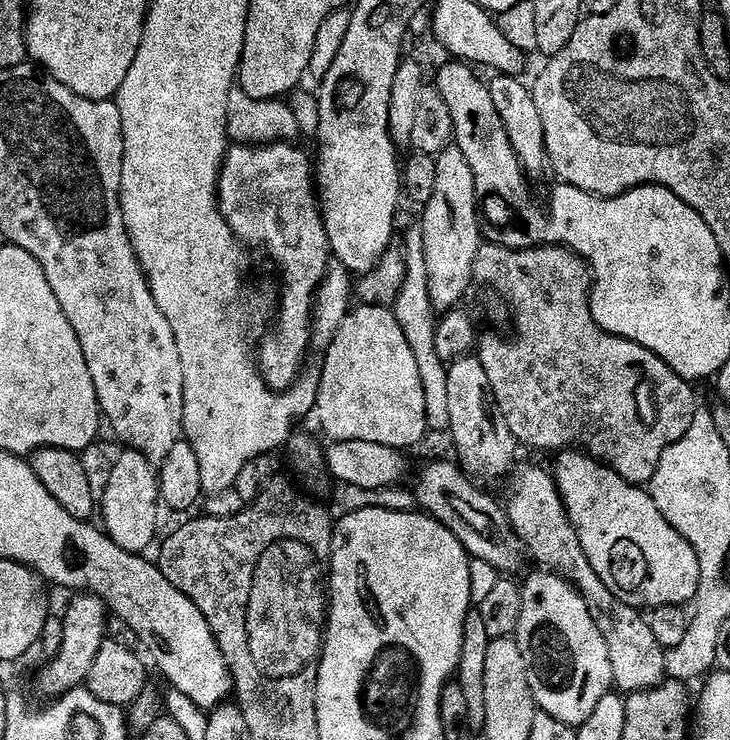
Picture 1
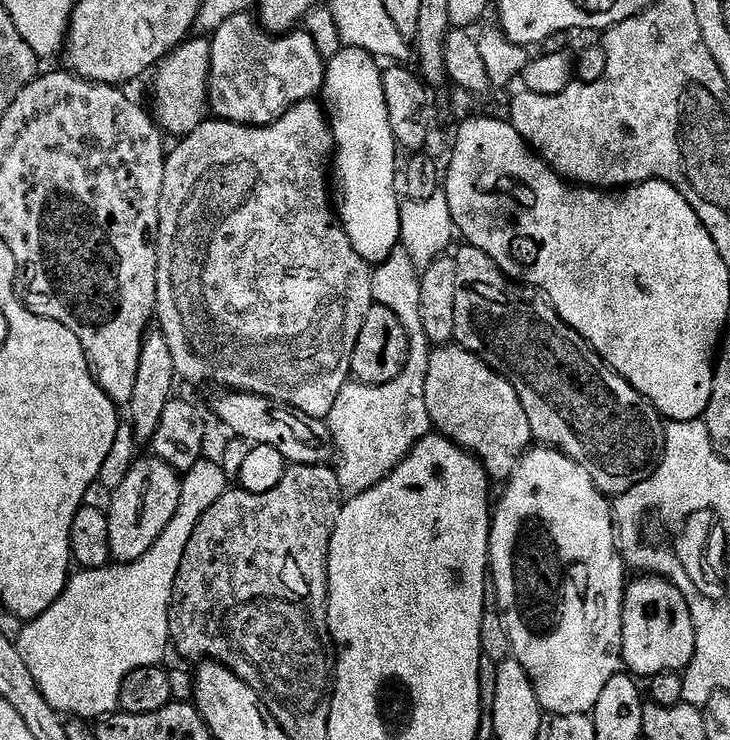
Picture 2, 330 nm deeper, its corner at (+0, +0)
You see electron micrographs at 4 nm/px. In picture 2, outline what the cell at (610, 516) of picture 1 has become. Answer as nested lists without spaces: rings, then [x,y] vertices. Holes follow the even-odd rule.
[[[644,574],[625,587],[622,610],[622,664],[633,677],[651,678],[664,673],[683,673],[694,658],[695,645],[696,635],[690,606],[670,581],[655,574]]]

